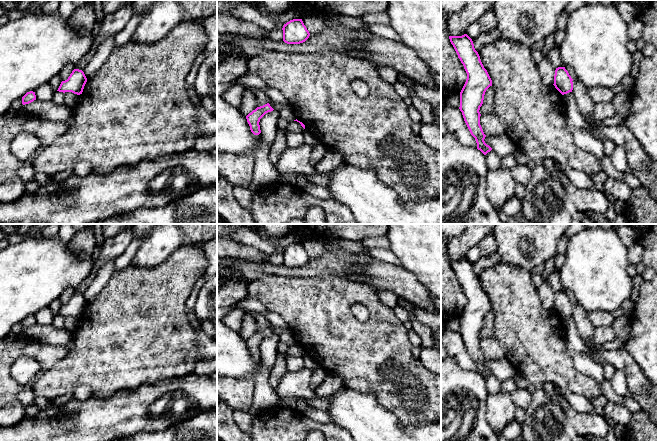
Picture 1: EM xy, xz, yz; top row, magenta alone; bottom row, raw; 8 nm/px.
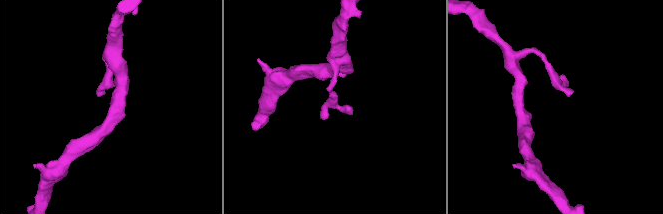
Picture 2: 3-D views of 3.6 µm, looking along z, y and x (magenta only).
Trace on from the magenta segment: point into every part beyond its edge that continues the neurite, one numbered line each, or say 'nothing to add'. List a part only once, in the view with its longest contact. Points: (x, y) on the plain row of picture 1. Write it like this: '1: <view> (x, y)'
nothing to add

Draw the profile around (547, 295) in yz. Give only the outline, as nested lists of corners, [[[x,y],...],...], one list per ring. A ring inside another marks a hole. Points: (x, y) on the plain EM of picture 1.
[[[543,281],[538,288],[538,294],[542,305],[546,309],[554,308],[554,299],[556,292],[551,288],[549,281]]]

